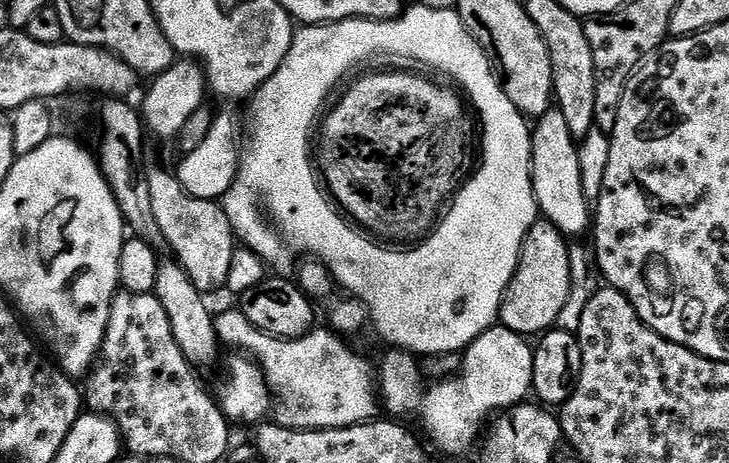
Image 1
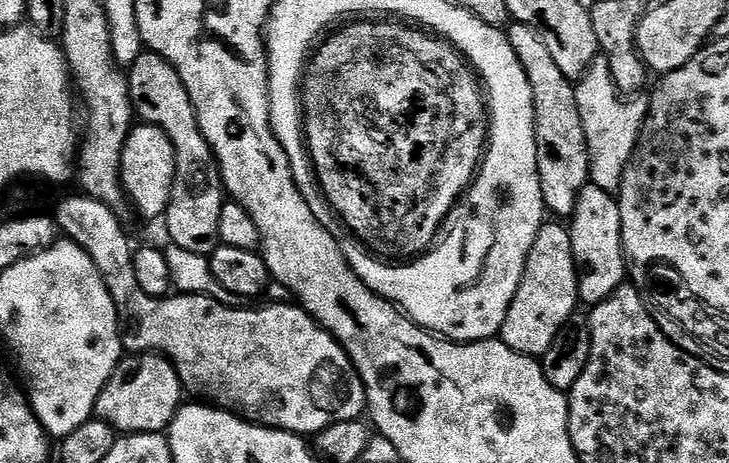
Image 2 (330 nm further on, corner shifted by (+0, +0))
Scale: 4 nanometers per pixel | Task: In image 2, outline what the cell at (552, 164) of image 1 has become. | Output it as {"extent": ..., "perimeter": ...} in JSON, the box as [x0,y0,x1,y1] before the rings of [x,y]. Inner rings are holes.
{"extent":[570,182,626,306],"perimeter":[[[590,182],[585,184],[576,198],[576,208],[570,217],[570,231],[580,273],[579,303],[587,306],[601,304],[626,280],[622,218],[617,197],[606,190],[598,190],[598,186]]]}

